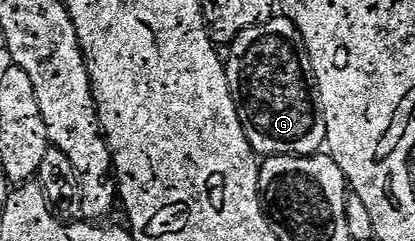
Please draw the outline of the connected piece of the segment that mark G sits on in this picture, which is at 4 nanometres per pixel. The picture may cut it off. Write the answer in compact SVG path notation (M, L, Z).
M262 25L251 26L248 30L242 30L237 37L235 37L234 42L230 43L229 50L231 50L231 55L228 53L225 58L225 65L227 67L227 79L229 80L229 88L233 92L233 100L237 104L237 108L239 109L239 119L241 120L241 124L245 128L245 136L249 140L249 144L253 149L255 149L256 155L262 156L264 159L273 158L276 156L310 156L313 154L320 153L324 149L325 143L327 141L327 129L325 128L325 120L323 119L322 112L319 111L319 100L317 97L317 91L315 88L315 76L311 73L311 63L307 61L307 52L303 49L302 45L294 37L286 38L283 34L274 34L273 31L267 30L271 28L264 28Z

